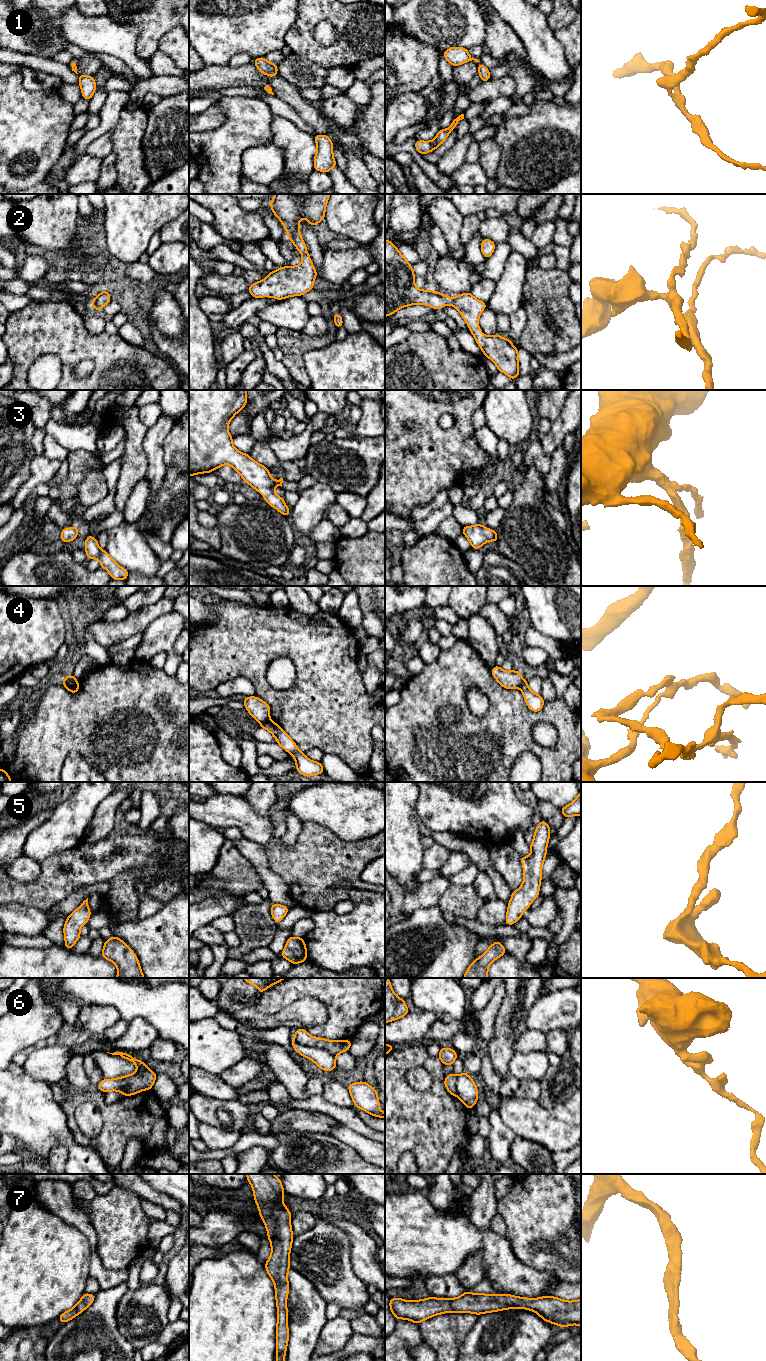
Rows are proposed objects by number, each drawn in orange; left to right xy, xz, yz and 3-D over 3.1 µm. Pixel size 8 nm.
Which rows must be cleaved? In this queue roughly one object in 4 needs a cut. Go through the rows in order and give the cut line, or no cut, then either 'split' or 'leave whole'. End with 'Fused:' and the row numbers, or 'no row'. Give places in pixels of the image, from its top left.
1: no cut | leave whole
2: no cut | leave whole
3: no cut | leave whole
4: xy (75, 679), (66, 687) | split
5: no cut | leave whole
6: xz (294, 1039), (300, 1044), (323, 1048), (335, 1056) | split
7: no cut | leave whole
Fused: 4, 6

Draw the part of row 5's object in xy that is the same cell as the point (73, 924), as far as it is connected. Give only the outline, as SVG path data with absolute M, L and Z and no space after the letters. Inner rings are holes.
M88 898L84 900L80 907L78 907L74 912L72 912L66 919L65 925L63 927L65 945L67 949L72 949L74 944L81 937L80 929L83 925L87 923L91 916L91 912L88 905Z

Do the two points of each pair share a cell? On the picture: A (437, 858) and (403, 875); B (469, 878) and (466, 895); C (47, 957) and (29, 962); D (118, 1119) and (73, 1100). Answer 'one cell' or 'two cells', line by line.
A: two cells
B: two cells
C: one cell
D: one cell

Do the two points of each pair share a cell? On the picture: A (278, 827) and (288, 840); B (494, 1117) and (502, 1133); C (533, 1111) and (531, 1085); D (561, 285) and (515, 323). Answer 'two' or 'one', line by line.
A: two
B: one
C: two
D: two

